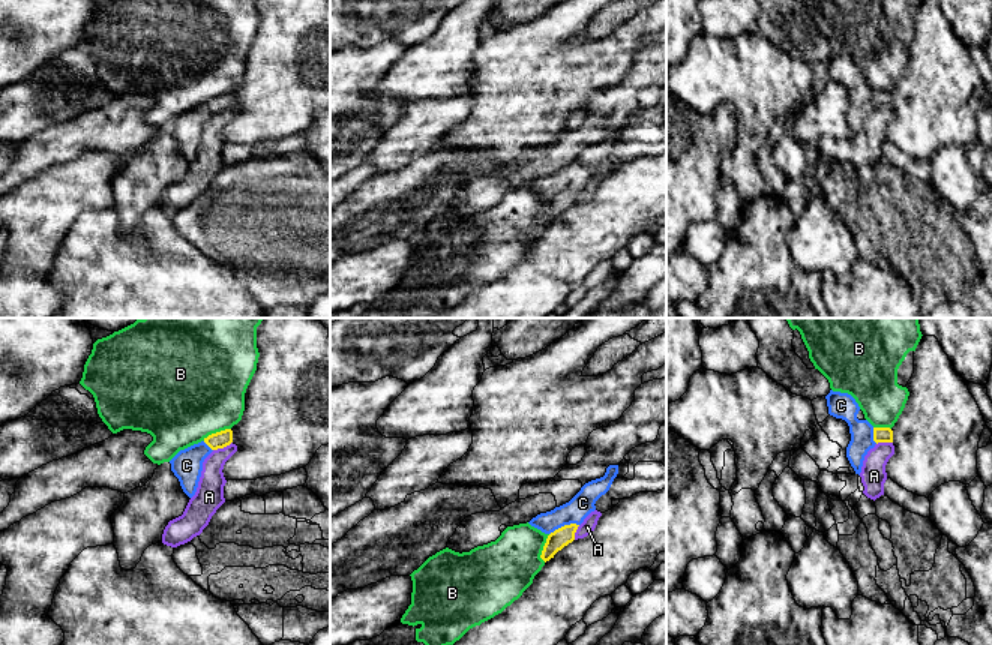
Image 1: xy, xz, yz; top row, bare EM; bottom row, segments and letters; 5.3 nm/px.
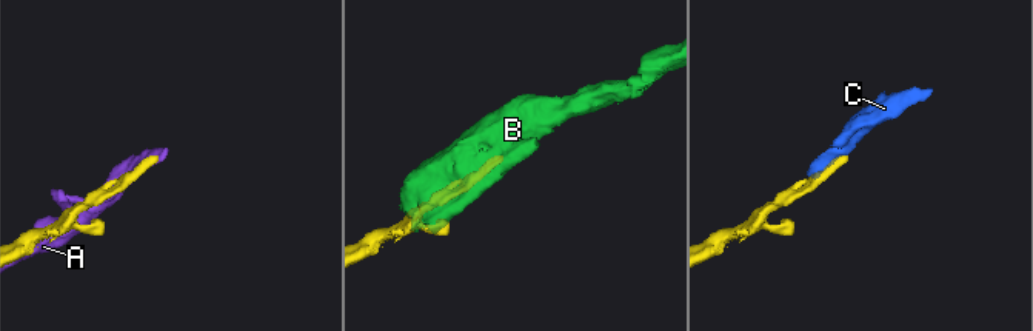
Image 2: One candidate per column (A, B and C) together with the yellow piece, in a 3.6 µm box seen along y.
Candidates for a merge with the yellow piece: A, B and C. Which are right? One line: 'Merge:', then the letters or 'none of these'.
Merge: C

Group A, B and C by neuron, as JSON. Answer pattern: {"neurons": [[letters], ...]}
{"neurons": [["A"], ["B"], ["C"]]}

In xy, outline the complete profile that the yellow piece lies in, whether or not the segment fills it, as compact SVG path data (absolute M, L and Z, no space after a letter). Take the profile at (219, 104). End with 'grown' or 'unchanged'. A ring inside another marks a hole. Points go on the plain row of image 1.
M225 93L209 99L201 106L180 114L171 124L171 135L179 142L183 156L192 162L197 156L204 123L218 112L233 106L233 94Z; grown

